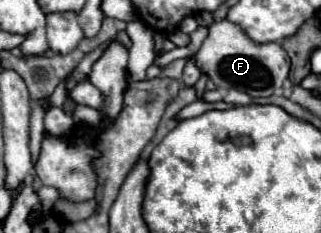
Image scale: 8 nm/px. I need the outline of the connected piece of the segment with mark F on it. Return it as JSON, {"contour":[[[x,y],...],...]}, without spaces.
{"contour":[[[221,19],[209,27],[209,33],[193,55],[195,65],[203,75],[207,75],[217,87],[239,89],[251,97],[269,97],[273,95],[283,81],[287,79],[291,61],[281,43],[255,43],[247,33],[233,21]]]}

